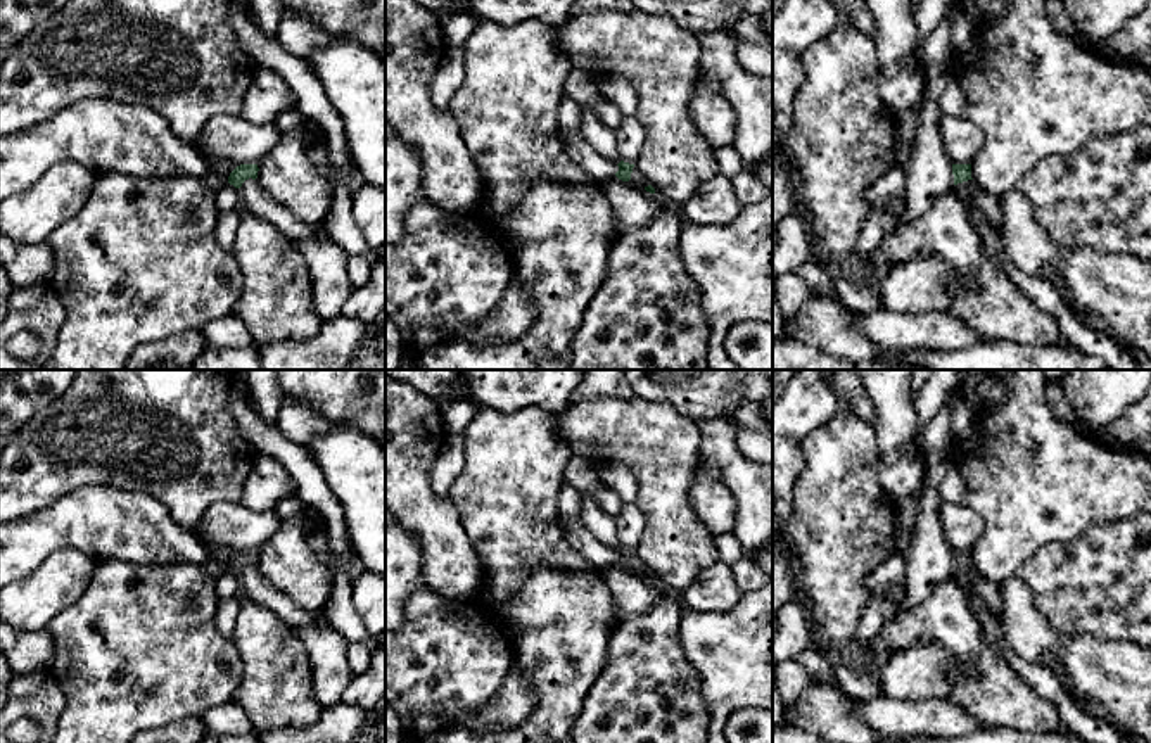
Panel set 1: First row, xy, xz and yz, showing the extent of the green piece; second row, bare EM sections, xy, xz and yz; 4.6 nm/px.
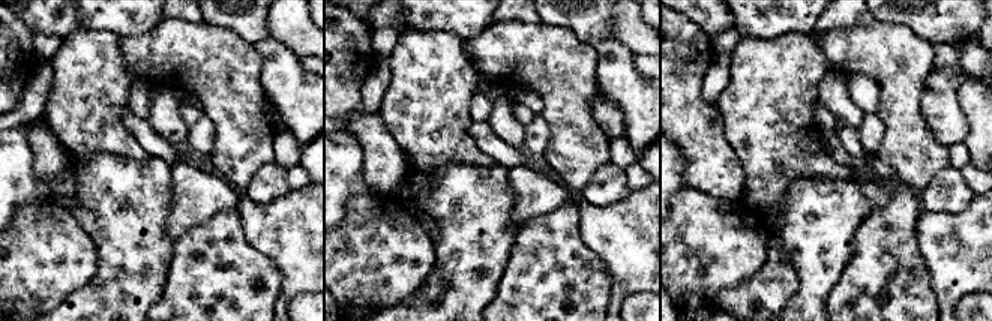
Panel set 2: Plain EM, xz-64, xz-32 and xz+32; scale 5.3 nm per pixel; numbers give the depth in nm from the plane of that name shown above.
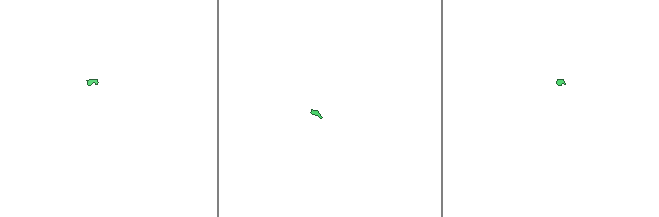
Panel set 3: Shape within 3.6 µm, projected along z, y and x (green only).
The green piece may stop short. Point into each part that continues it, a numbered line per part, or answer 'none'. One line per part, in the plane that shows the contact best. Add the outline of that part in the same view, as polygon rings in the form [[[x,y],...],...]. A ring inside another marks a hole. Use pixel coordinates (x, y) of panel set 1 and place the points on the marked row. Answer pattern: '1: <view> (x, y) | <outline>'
1: xy (254, 197) | [[[249,178],[240,187],[242,204],[256,216],[273,223],[287,238],[316,238],[332,242],[323,223],[306,225],[299,221],[287,207],[273,200],[256,180]]]
2: xz (578, 149) | [[[560,128],[560,138],[569,157],[581,164],[589,176],[607,180],[619,171],[619,166],[600,156],[579,131]]]

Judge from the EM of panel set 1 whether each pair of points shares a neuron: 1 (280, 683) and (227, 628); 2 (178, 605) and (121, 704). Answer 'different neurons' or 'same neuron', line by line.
1: different neurons
2: same neuron

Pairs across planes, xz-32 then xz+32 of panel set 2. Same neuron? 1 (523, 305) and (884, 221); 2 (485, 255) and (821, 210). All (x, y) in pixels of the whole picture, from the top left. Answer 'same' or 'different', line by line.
1: same
2: same

